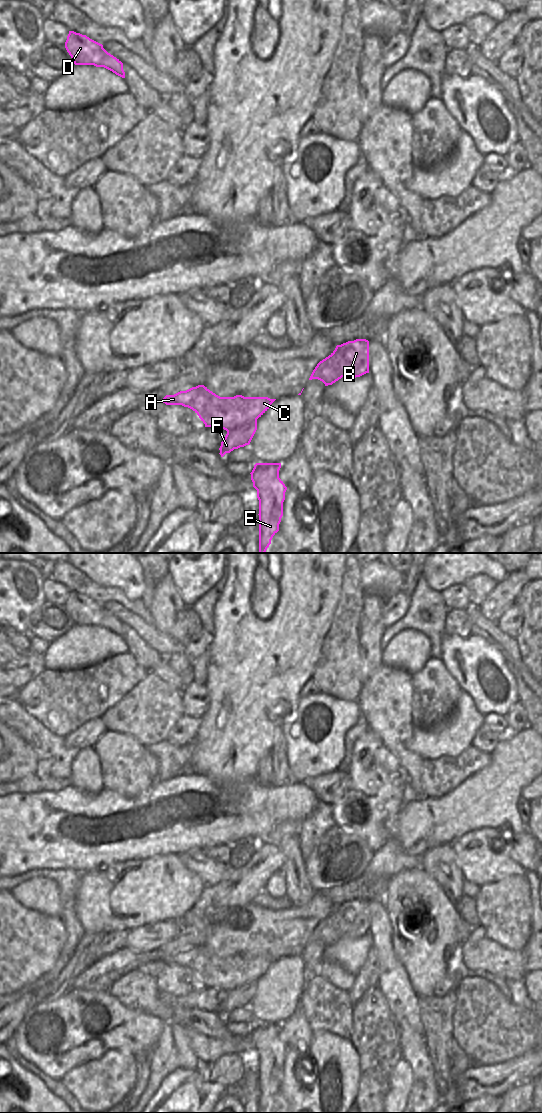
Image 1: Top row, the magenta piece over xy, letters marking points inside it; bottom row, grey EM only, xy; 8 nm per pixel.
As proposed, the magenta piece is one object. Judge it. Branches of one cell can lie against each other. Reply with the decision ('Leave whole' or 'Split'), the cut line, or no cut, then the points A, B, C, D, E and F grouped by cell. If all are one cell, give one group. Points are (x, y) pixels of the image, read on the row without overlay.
Split. Split along xy (256, 978), (227, 991). Groups: A B C / D E F

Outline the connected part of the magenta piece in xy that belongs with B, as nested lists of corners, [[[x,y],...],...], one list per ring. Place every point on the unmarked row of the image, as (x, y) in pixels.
[[[356,899],[337,905],[335,910],[328,917],[317,924],[309,940],[318,939],[322,941],[325,946],[328,946],[342,937],[354,939],[366,933],[369,933],[369,901],[366,899]]]

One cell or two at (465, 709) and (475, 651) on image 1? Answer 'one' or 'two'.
two

